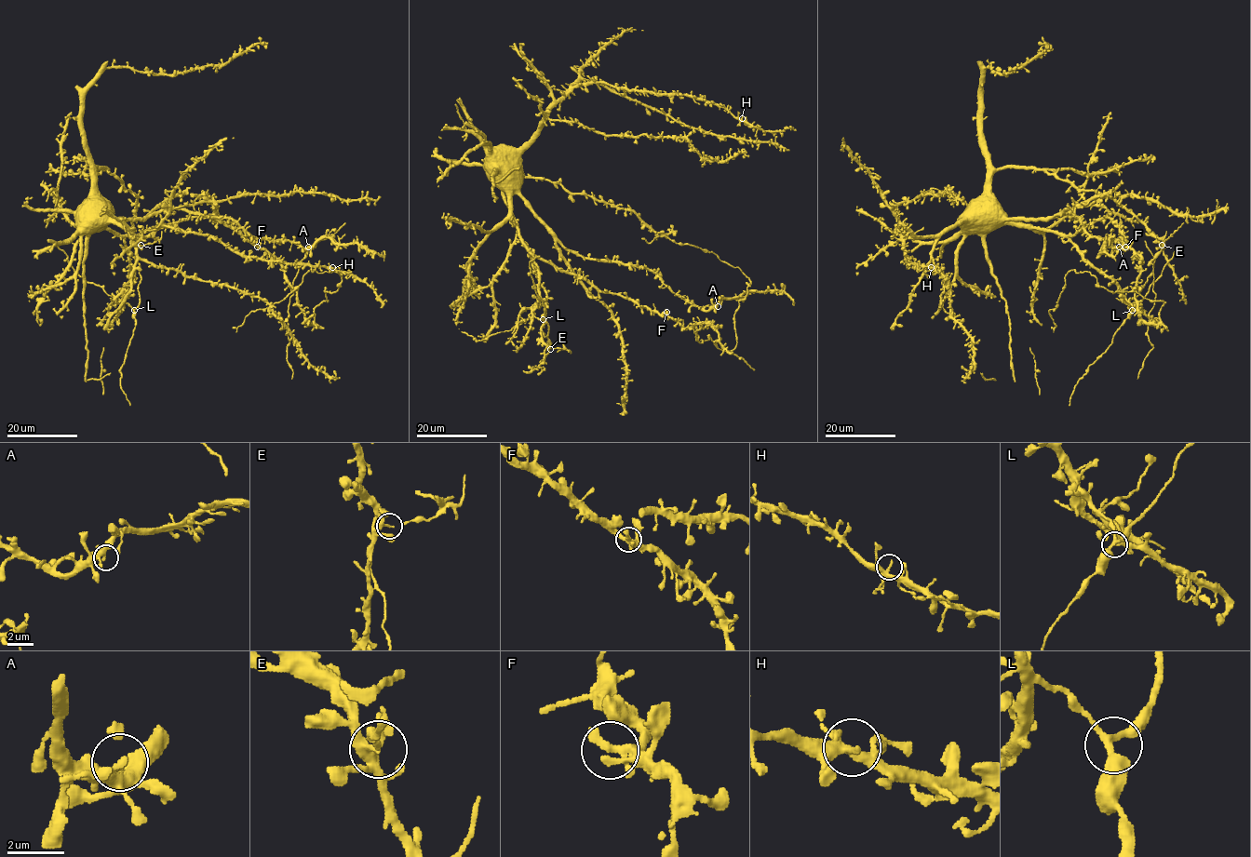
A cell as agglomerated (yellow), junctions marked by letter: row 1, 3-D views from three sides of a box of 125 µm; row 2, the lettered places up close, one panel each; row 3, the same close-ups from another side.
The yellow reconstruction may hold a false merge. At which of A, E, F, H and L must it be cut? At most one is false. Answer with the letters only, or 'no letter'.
E

